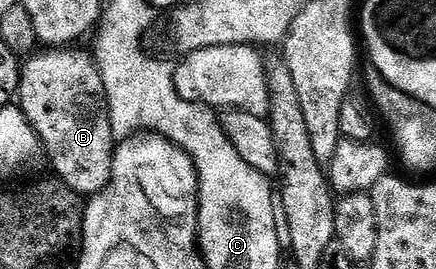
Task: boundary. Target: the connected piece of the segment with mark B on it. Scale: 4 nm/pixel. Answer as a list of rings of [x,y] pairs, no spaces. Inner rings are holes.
[[[47,49],[44,55],[35,53],[22,64],[17,103],[38,137],[45,155],[51,158],[58,178],[84,197],[94,197],[107,188],[111,166],[115,160],[117,140],[107,112],[107,94],[98,66],[90,54],[75,49]]]

